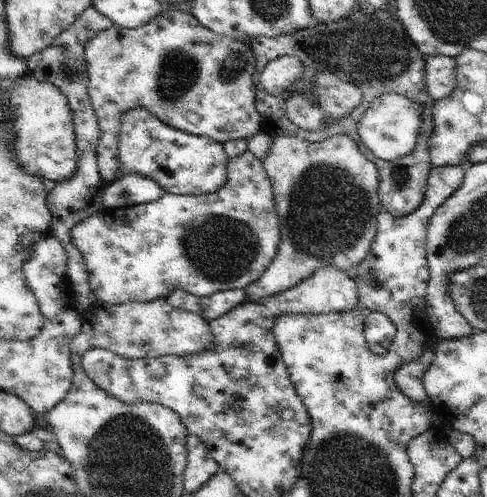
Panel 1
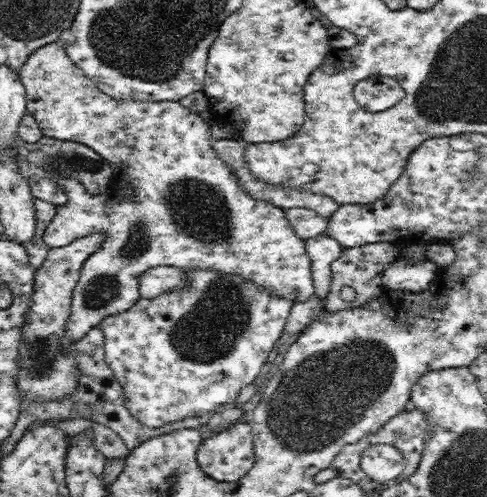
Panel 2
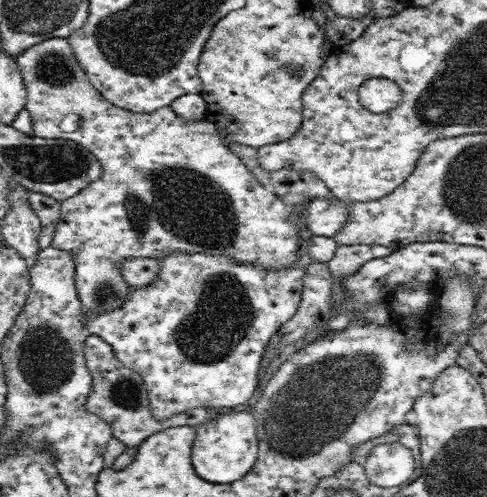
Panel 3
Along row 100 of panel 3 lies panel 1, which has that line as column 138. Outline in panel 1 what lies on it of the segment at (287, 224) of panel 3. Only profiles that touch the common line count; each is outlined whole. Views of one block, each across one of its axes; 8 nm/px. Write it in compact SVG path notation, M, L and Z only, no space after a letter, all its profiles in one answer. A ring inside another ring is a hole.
M183 6L165 8L165 12L161 12L147 24L133 30L111 26L99 32L85 44L85 62L89 76L87 94L91 98L91 106L95 110L97 124L101 130L97 144L97 168L103 184L107 186L121 172L121 162L119 162L121 118L131 110L145 108L147 112L151 112L153 116L157 116L161 122L165 122L175 130L199 138L211 138L219 144L225 144L229 140L247 140L249 136L255 136L261 130L261 116L255 110L257 90L253 84L253 72L255 72L253 50L249 50L249 44L245 44L243 38L217 36L209 28L201 26L197 18ZM189 112L199 118L195 124L189 124L187 120Z

